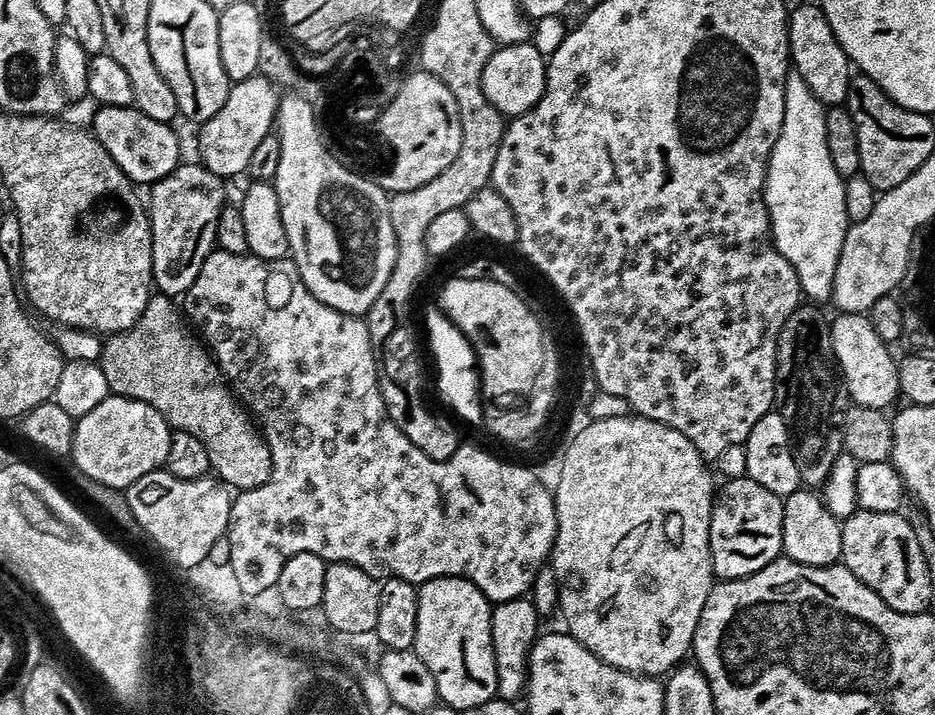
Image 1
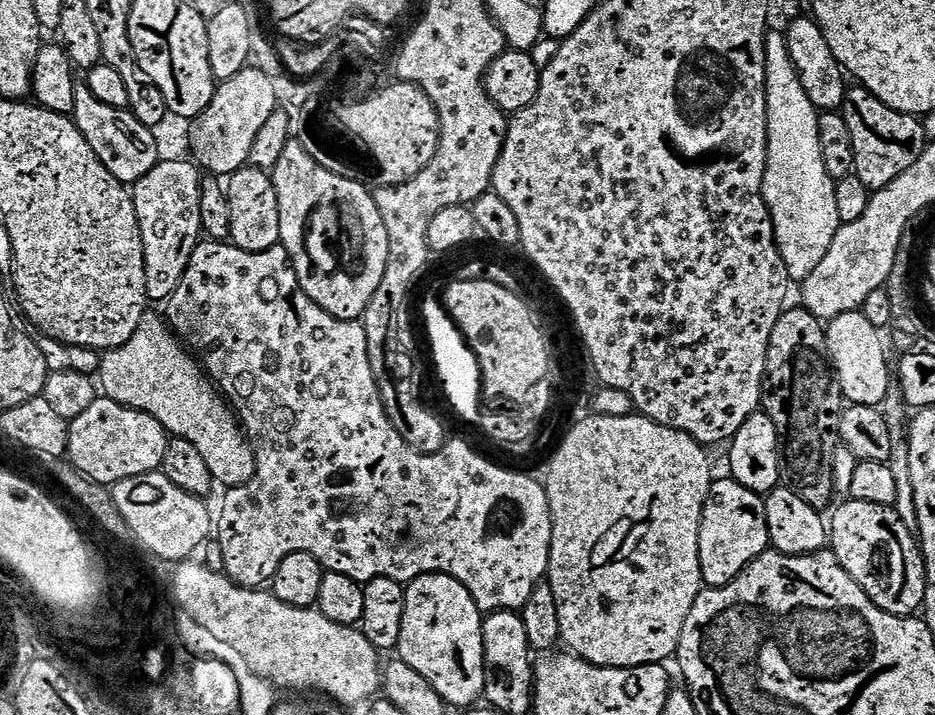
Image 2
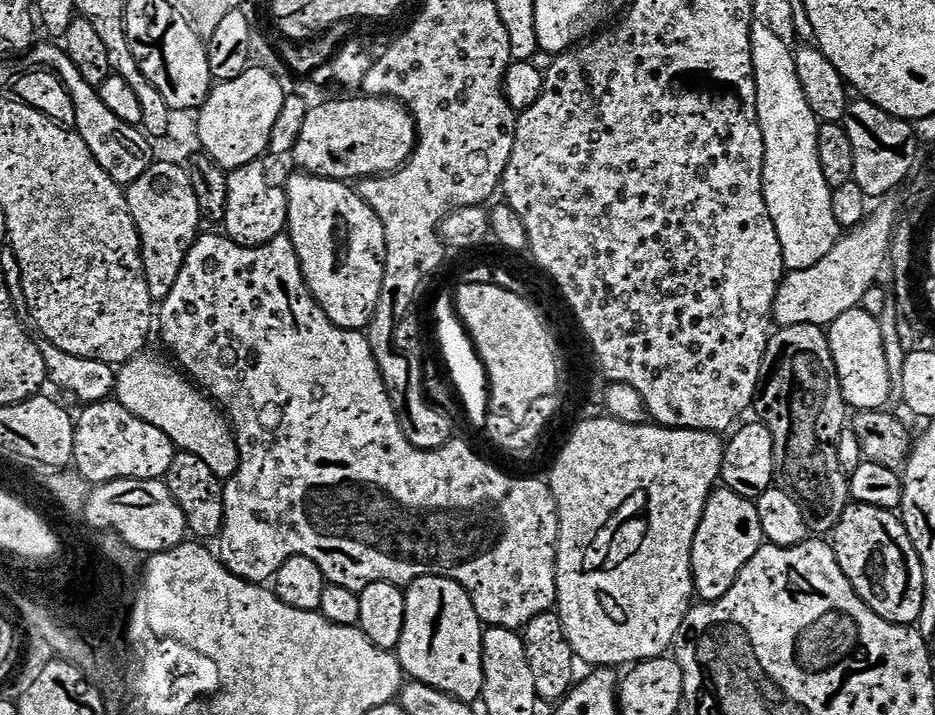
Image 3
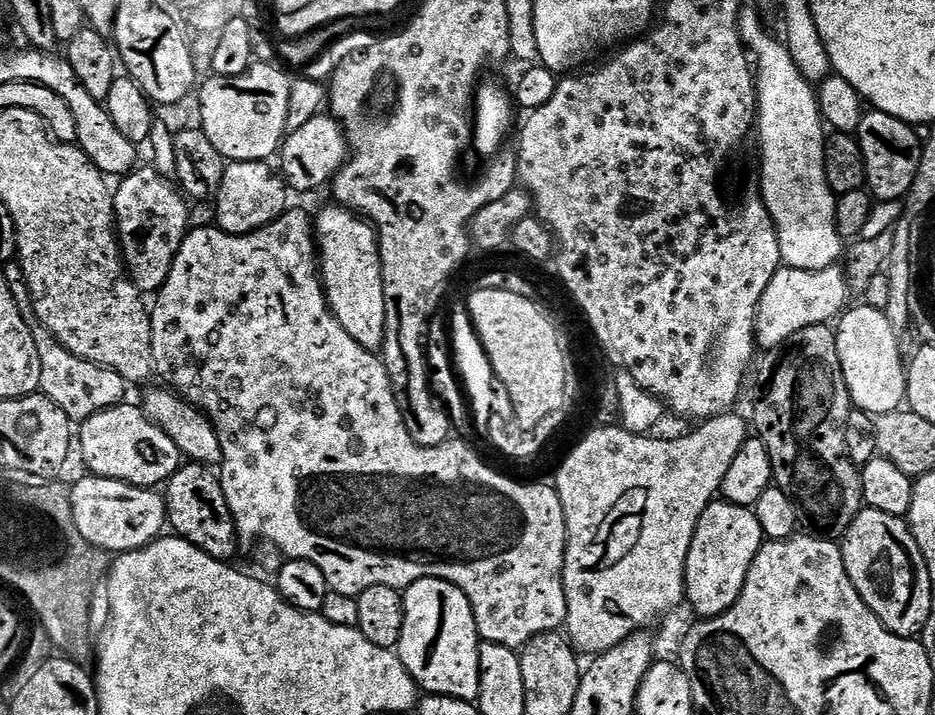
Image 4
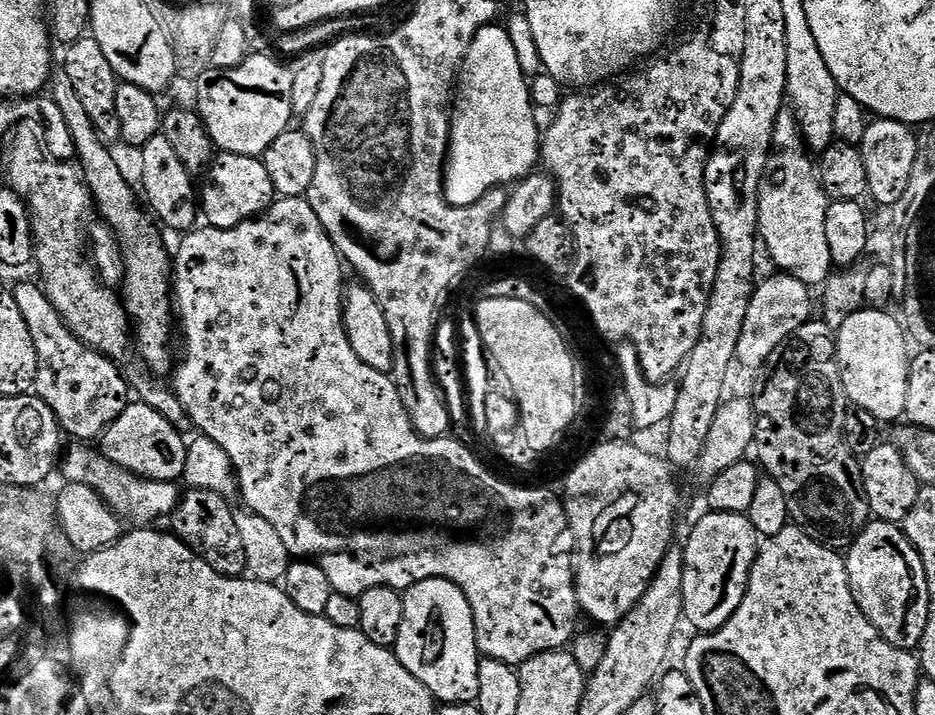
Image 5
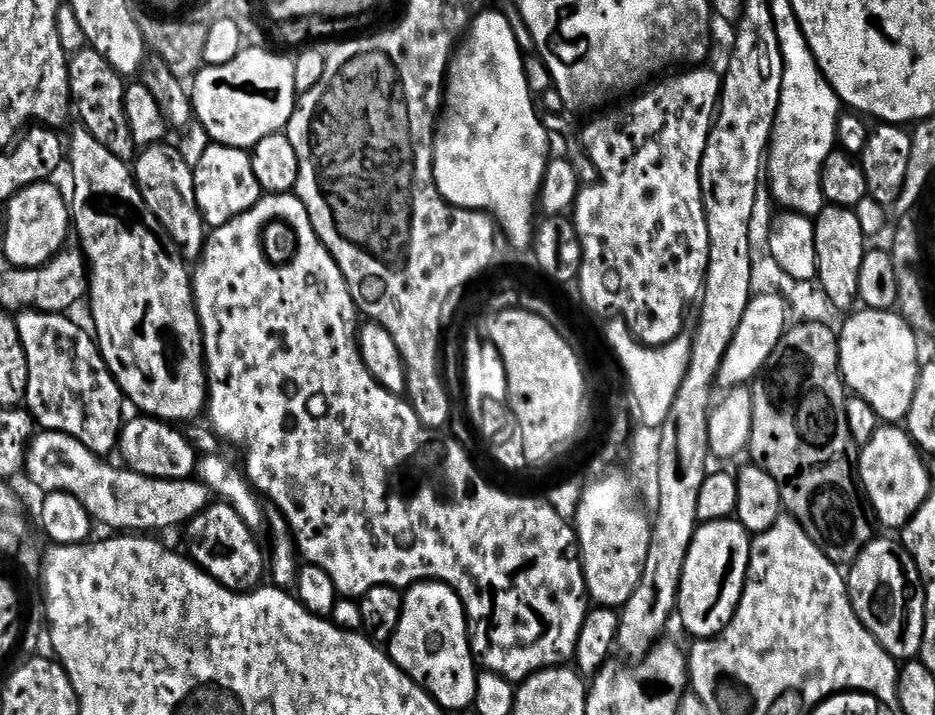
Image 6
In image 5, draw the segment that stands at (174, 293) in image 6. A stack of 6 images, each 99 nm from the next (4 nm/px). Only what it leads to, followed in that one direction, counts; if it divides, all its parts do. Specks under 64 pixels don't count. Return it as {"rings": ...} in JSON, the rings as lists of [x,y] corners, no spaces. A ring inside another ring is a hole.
{"rings":[[[62,70],[53,71],[50,77],[50,98],[62,110],[66,124],[70,126],[70,134],[74,134],[76,147],[75,159],[92,193],[95,211],[100,212],[99,219],[112,228],[112,235],[119,240],[124,260],[124,279],[122,283],[122,299],[128,319],[134,329],[134,348],[139,359],[143,361],[149,372],[164,378],[173,371],[174,356],[168,343],[174,336],[174,260],[164,249],[160,236],[156,233],[157,225],[150,221],[149,213],[140,209],[136,201],[136,192],[128,185],[124,172],[118,161],[112,157],[107,143],[101,140],[96,128],[90,122],[90,114],[86,114],[82,101],[70,86],[70,78]]]}

